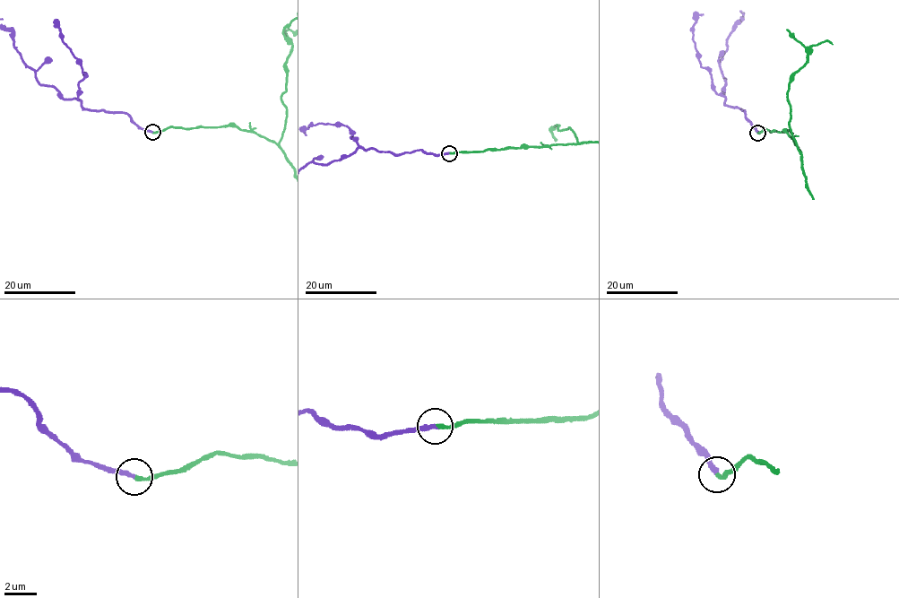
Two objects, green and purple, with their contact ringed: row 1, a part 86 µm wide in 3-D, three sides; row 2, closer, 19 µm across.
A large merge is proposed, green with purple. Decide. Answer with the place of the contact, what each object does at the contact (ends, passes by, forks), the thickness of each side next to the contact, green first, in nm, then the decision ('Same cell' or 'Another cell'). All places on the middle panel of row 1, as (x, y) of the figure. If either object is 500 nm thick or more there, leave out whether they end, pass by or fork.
Place: (449, 153). At the ring green ends. At the ring purple ends. Thickness 200 nm (green) against 280 nm. Same cell

